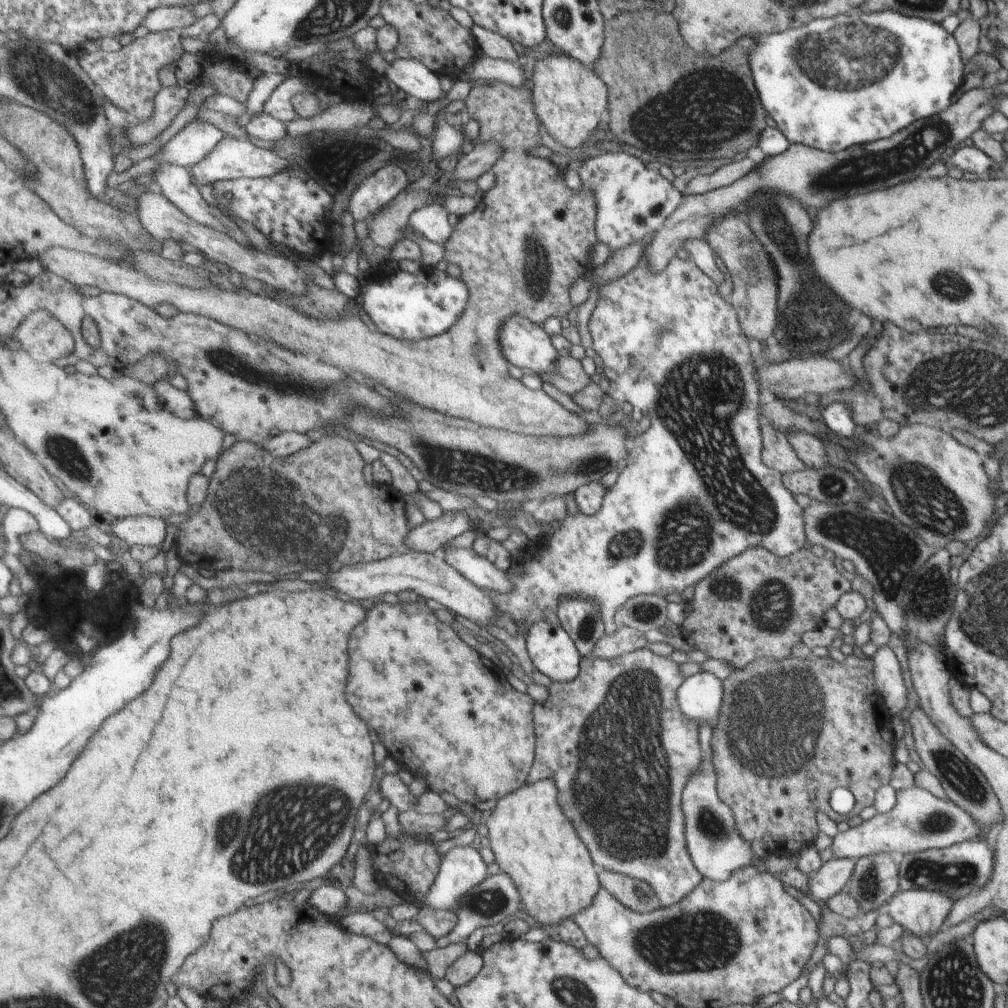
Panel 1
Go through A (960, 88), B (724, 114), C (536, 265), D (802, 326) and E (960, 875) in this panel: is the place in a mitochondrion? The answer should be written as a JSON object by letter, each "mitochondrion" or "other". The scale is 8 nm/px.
{"A":"other","B":"mitochondrion","C":"mitochondrion","D":"mitochondrion","E":"mitochondrion"}

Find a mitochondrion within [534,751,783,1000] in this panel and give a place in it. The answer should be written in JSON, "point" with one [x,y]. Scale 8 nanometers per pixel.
{"point":[690,941]}

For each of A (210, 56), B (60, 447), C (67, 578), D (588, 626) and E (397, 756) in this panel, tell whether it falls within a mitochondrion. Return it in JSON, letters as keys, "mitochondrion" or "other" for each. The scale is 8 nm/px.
{"A":"other","B":"mitochondrion","C":"other","D":"mitochondrion","E":"other"}

